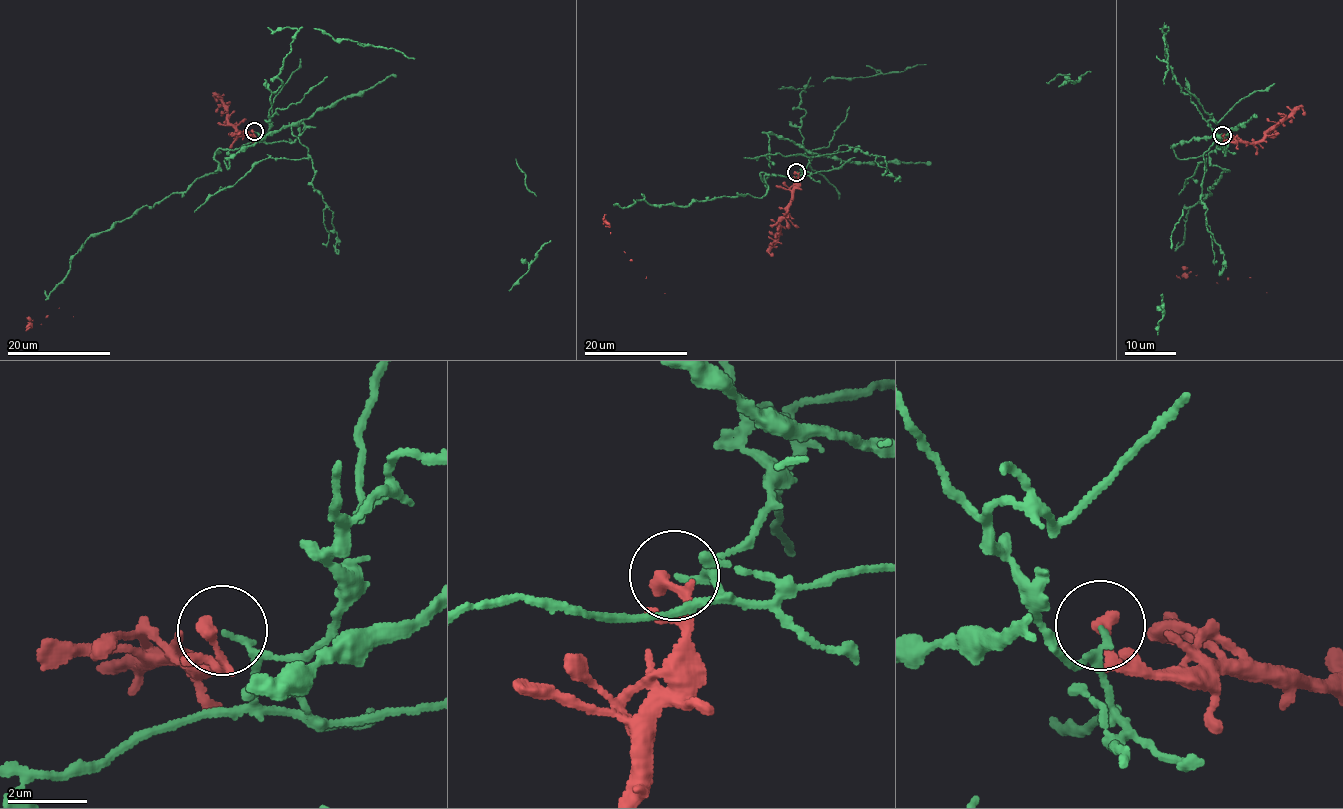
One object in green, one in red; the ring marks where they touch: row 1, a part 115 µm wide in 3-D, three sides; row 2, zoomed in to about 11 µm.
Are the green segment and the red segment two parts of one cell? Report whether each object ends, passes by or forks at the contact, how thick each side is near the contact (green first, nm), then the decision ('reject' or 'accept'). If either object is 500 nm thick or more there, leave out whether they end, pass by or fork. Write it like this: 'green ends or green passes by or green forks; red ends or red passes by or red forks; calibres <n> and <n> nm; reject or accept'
green ends; red ends; calibres 160 and 320 nm; reject

